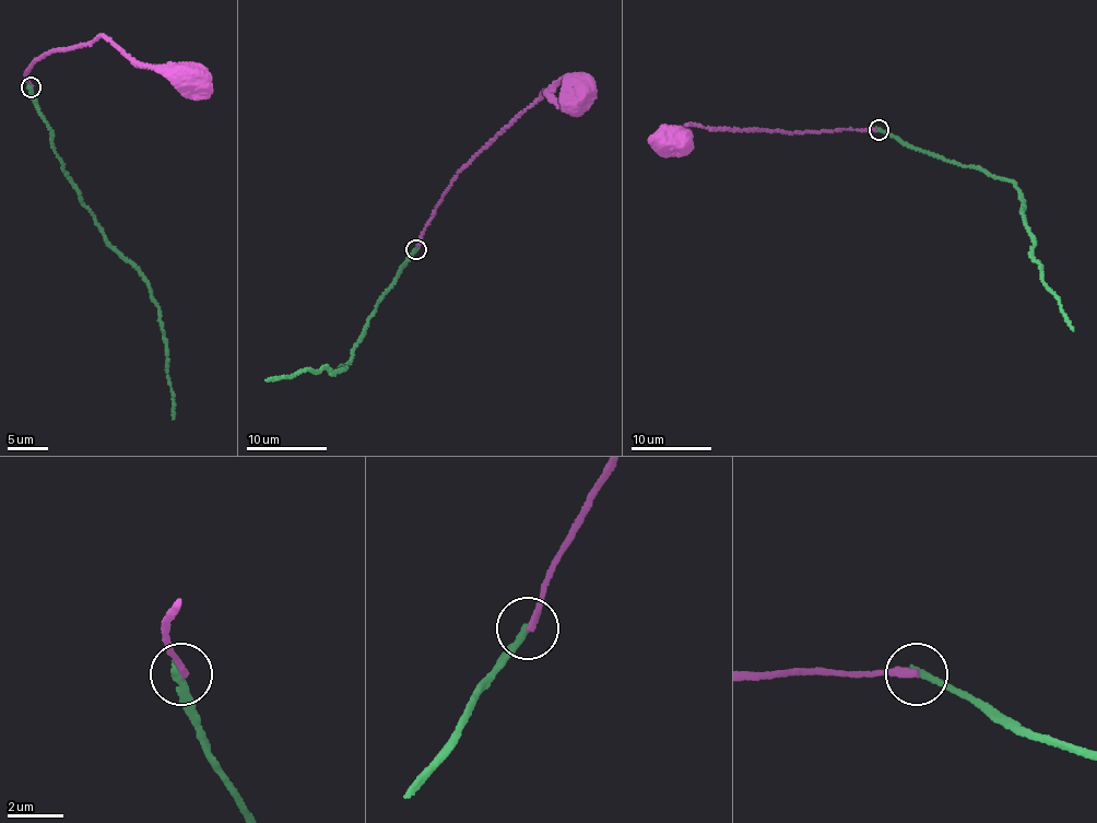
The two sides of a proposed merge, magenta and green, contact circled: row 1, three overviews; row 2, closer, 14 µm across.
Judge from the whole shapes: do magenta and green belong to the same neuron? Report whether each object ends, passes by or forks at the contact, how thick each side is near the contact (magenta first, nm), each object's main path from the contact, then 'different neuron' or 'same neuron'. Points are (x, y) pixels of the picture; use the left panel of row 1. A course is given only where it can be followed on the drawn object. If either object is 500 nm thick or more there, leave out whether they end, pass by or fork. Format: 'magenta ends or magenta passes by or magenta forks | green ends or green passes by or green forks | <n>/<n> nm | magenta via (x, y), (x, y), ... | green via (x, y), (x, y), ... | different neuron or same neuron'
magenta ends | green ends | 260/300 nm | magenta via (31, 86), (24, 77), (38, 58), (49, 51), (91, 44), (101, 36), (138, 62), (167, 67), (184, 77) | green via (31, 86), (49, 127), (63, 172), (71, 177), (105, 243), (144, 278), (150, 298), (160, 308), (173, 419) | different neuron

